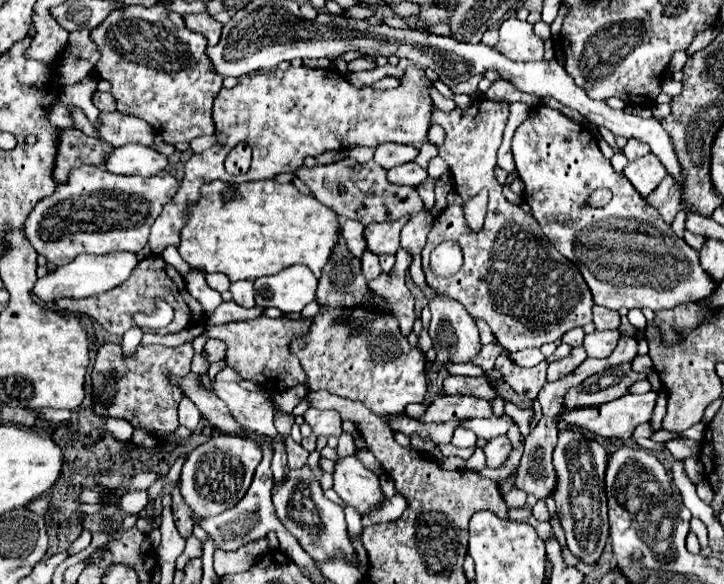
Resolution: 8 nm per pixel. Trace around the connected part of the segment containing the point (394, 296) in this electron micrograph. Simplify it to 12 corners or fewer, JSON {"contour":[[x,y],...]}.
{"contour":[[399,250],[391,272],[369,290],[391,306],[403,336],[413,332],[413,296],[405,286],[411,256]]}

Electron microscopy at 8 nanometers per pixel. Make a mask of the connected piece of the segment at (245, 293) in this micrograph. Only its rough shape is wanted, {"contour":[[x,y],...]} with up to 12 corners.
{"contour":[[237,280],[229,290],[245,308],[255,306],[253,282]]}

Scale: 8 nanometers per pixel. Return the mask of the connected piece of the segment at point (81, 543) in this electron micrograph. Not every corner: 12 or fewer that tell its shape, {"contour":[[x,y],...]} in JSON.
{"contour":[[85,528],[67,549],[69,556],[83,552],[91,544],[91,532]]}

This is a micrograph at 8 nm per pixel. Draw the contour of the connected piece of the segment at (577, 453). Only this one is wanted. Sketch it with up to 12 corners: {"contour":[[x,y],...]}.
{"contour":[[559,432],[553,500],[567,546],[599,560],[609,534],[607,452]]}

